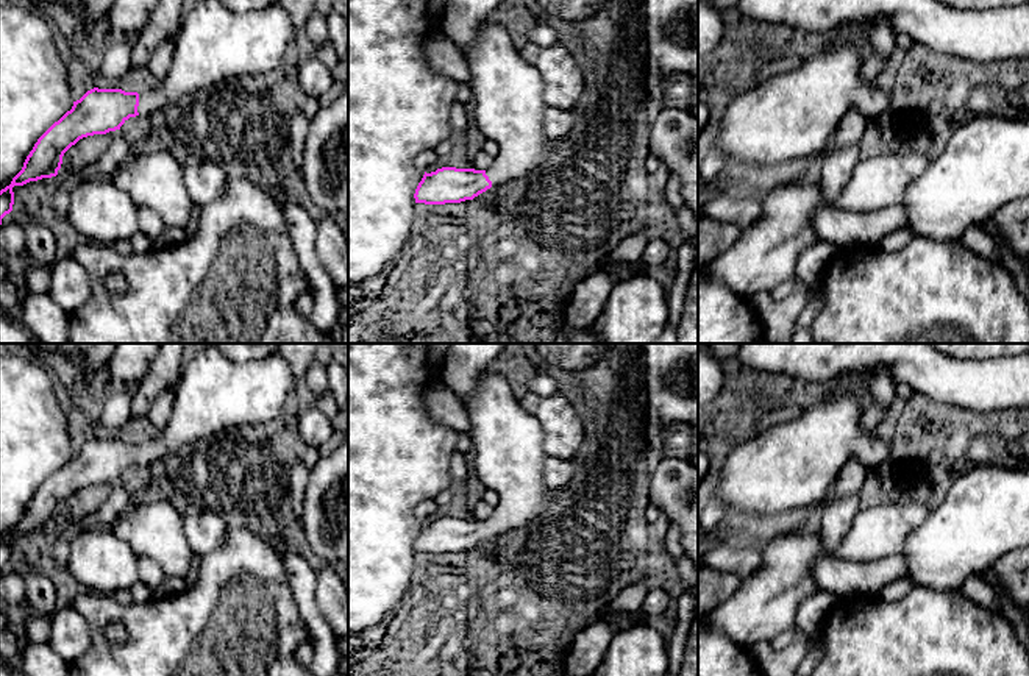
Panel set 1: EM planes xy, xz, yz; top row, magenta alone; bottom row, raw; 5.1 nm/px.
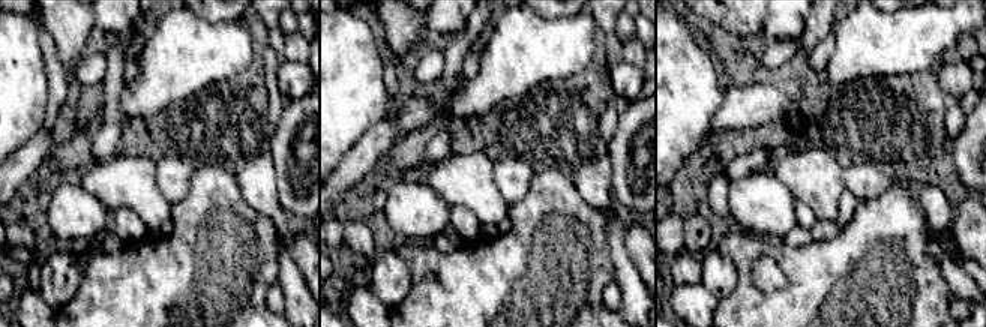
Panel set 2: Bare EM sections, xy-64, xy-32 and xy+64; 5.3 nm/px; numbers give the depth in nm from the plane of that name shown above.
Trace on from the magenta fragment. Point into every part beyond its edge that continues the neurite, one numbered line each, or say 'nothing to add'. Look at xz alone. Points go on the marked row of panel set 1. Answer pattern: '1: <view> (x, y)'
1: xz (509, 94)

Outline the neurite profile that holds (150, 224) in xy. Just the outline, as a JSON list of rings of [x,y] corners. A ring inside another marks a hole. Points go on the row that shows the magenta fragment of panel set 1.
[[[148,208],[137,211],[139,231],[155,242],[161,242],[161,234],[166,228],[162,219]]]

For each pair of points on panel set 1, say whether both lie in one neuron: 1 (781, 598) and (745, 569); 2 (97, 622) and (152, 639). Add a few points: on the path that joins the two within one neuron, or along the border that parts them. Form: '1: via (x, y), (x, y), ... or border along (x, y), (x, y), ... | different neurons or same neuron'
1: border along (762, 550), (762, 564), (744, 579) | different neurons
2: via (111, 615), (128, 615), (138, 625) | same neuron

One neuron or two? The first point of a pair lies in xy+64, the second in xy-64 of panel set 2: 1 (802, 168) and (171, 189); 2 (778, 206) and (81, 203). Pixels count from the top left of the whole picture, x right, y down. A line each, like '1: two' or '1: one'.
1: two
2: one

